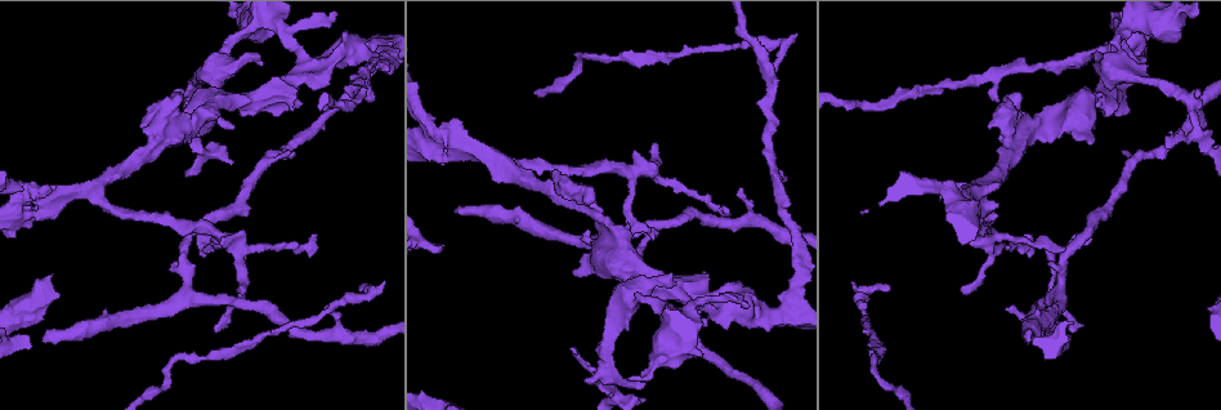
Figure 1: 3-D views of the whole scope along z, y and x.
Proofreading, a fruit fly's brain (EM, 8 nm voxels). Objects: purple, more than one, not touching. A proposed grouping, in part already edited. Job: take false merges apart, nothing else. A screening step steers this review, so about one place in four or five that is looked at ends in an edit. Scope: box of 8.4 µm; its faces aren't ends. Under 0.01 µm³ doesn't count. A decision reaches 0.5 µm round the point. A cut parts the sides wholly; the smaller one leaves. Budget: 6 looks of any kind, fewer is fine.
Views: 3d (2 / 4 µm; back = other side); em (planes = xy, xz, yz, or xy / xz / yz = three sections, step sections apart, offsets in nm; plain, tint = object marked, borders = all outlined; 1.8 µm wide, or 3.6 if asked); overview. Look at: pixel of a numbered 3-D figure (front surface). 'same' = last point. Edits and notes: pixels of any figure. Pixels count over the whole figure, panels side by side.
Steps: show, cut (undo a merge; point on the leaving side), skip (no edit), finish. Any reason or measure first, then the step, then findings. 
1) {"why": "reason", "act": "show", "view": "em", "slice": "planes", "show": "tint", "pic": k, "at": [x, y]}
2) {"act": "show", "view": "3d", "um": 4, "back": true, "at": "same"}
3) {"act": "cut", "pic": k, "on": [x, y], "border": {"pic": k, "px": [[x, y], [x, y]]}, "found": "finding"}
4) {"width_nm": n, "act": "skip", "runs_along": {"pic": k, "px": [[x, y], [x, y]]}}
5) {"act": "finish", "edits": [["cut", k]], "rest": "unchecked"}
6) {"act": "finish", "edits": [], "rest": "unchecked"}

{"act": "show", "view": "em", "slice": "planes", "show": "tint", "pic": 1, "at": [1021, 138]}

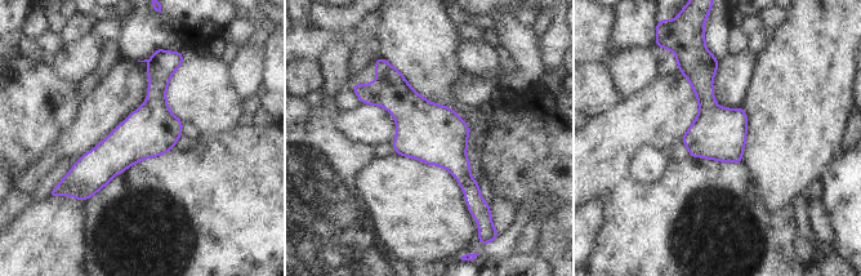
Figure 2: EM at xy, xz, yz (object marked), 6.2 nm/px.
{"act": "skip", "runs_along": {"pic": 2, "px": [[389, 71], [473, 200]]}, "found": "one neuron here"}

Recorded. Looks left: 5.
{"why": "sharp bend", "act": "show", "view": "em", "slice": "yz", "step": 4, "show": "tint", "pic": 1, "at": [631, 174]}

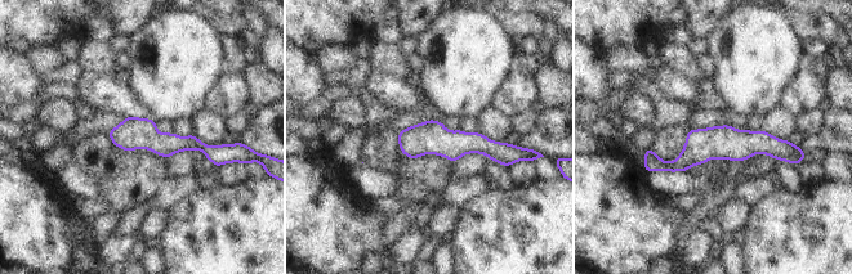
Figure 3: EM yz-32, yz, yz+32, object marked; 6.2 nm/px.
{"why": "cut it another way", "act": "show", "view": "em", "slice": "planes", "show": "tint", "at": "same"}

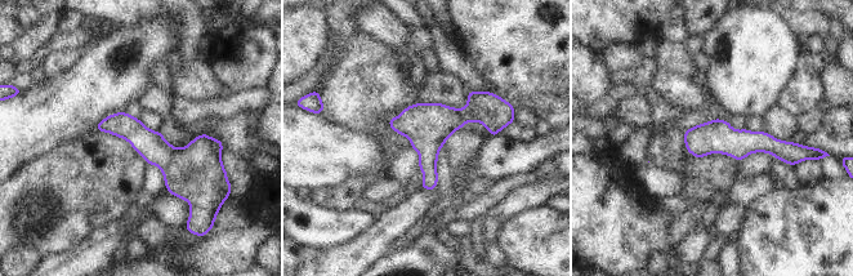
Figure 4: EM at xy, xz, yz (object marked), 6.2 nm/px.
{"width_nm": 180, "act": "skip", "runs_along": {"pic": 4, "px": [[101, 127], [164, 155], [214, 148]]}, "found": "all the same neuron"}

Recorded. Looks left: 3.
{"why": "arms part here", "act": "show", "view": "3d", "um": 2, "back": true, "pic": 1, "at": [242, 298]}

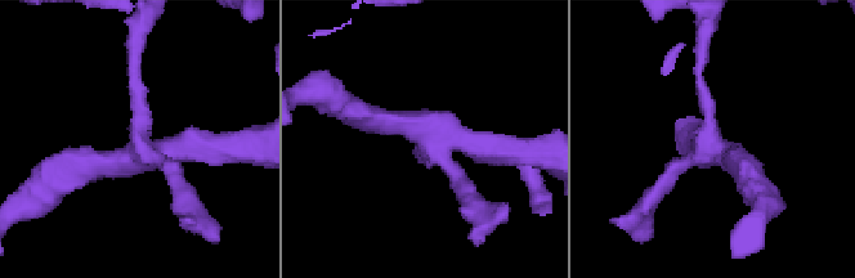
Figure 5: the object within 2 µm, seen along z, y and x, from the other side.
{"why": "now the EM", "act": "show", "view": "em", "um": 3.6, "slice": "planes", "show": "tint", "pic": 5, "at": [708, 142]}

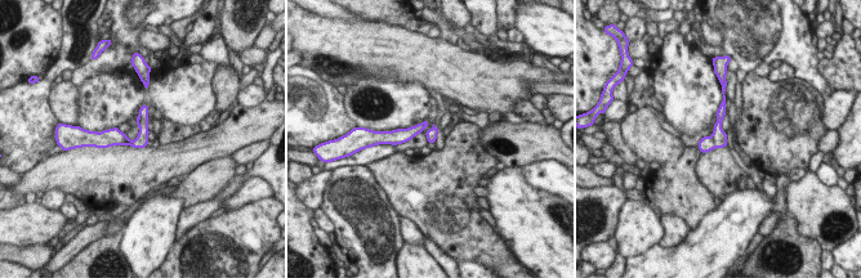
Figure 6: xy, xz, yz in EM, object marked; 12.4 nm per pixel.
{"width_nm": 160, "act": "cut", "pic": 6, "on": [706, 143], "border": {"pic": 6, "px": [[712, 137], [715, 147]]}, "found": "a second neuron is stuck on"}

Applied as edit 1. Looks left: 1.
{"act": "finish", "edits": [["cut", 6]], "rest": "unchecked"}

